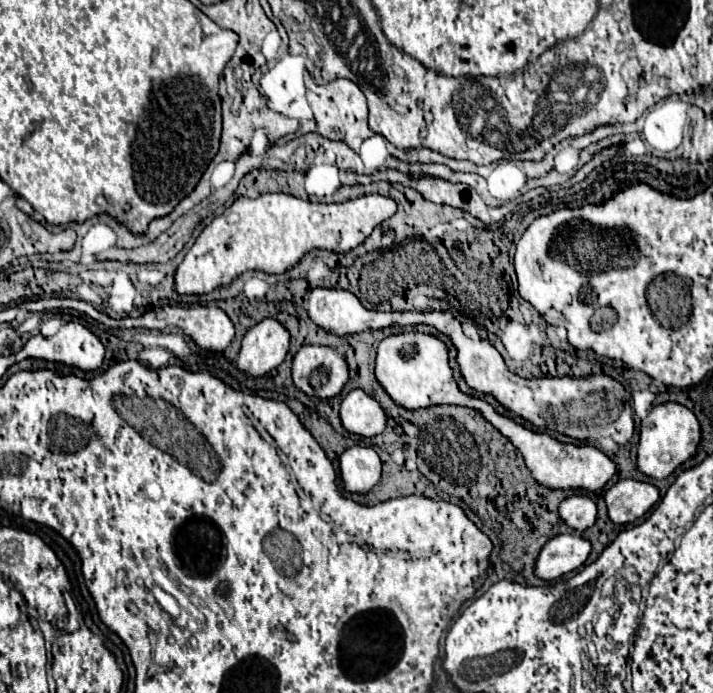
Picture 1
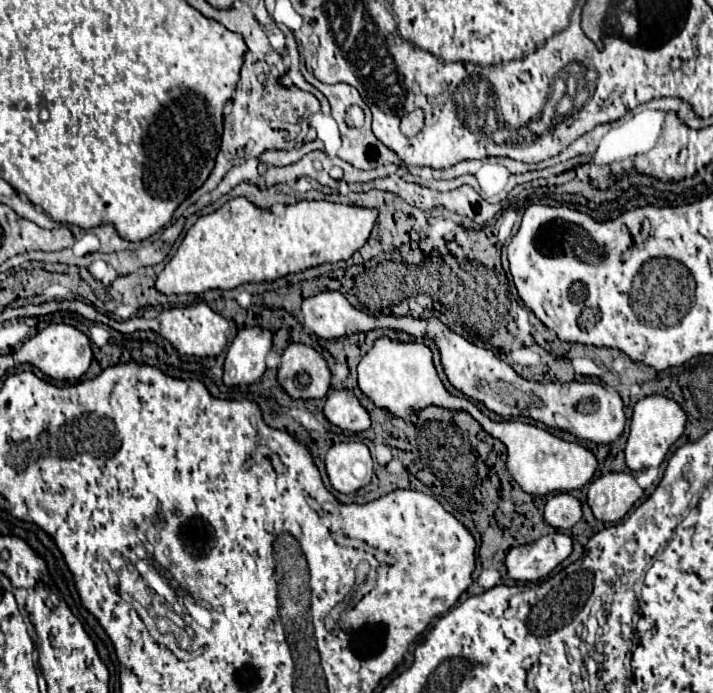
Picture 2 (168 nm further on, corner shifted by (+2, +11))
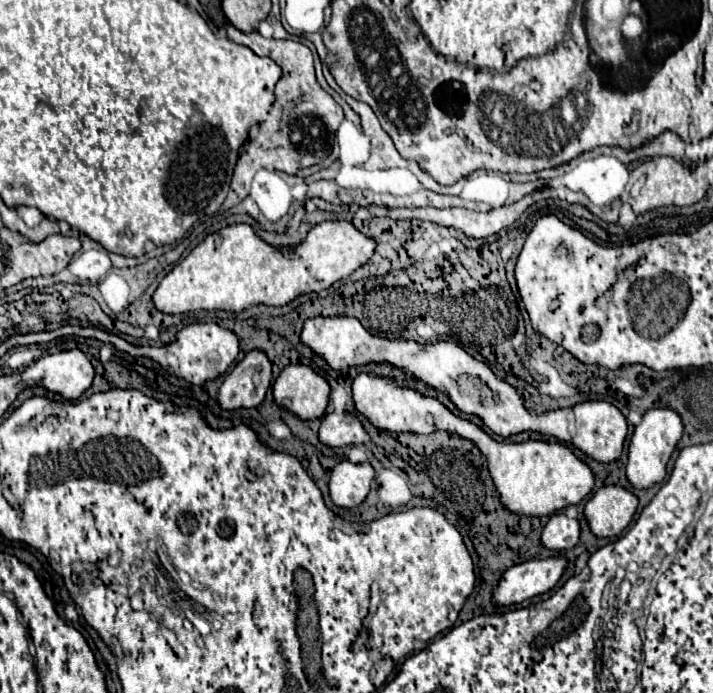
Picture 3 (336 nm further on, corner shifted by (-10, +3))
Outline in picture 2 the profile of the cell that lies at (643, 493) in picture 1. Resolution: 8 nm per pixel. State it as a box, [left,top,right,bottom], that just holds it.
[588,472,642,522]

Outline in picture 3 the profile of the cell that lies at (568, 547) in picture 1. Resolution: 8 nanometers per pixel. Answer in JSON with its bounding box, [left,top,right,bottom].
[494,556,568,606]

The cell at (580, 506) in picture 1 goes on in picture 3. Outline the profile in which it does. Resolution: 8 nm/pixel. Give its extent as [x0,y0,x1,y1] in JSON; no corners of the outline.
[542,512,580,550]

